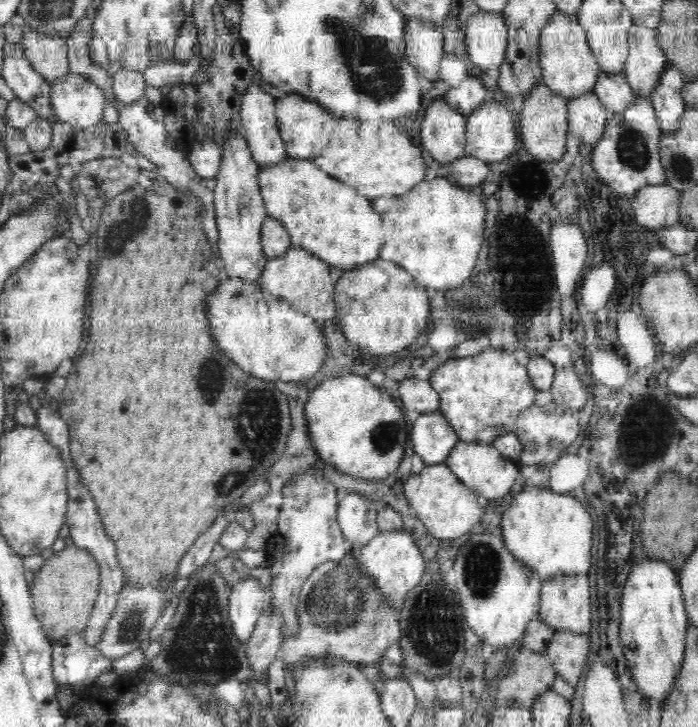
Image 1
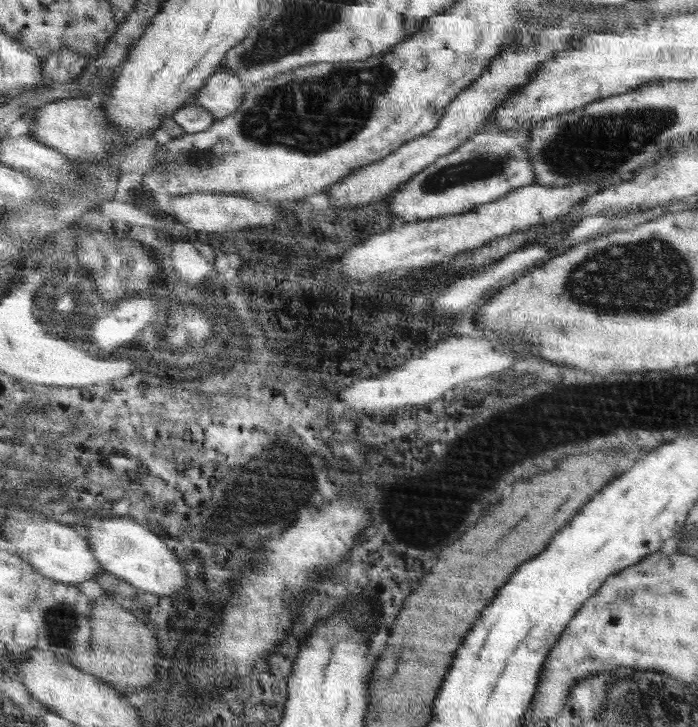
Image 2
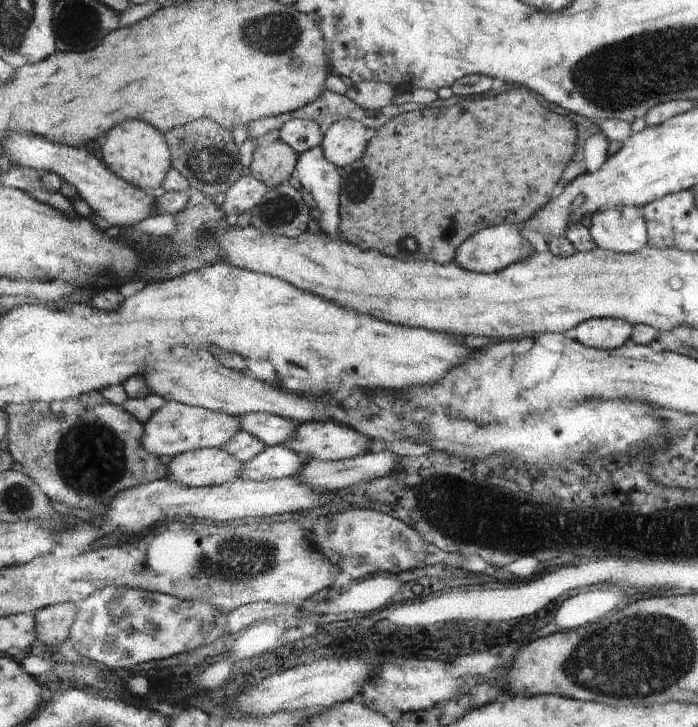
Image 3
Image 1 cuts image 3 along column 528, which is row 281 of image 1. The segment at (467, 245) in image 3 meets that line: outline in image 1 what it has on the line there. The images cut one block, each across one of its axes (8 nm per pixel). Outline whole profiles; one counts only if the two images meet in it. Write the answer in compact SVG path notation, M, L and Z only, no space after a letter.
M242 128L237 130L237 134L229 134L221 147L223 158L216 177L213 200L219 232L218 256L224 261L228 278L255 282L269 261L261 245L261 228L268 213L259 186L259 166L251 158Z

